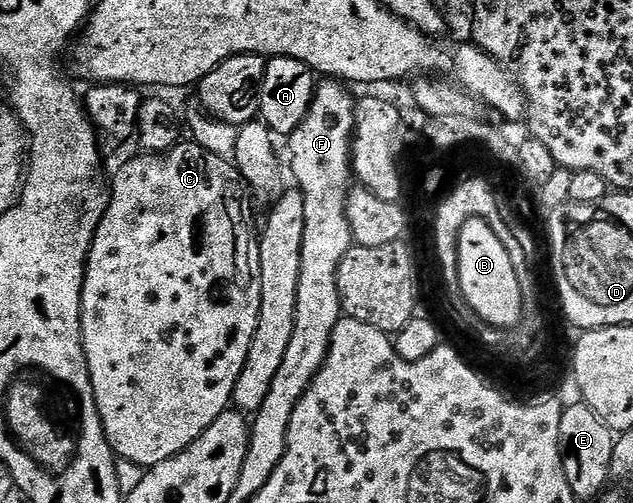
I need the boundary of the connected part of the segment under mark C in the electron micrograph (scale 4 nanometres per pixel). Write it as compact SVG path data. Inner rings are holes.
M180 143L168 149L165 153L148 152L147 157L135 157L132 161L127 161L119 169L119 174L113 177L113 188L111 189L111 202L101 219L101 223L95 232L95 238L91 244L91 250L87 256L87 274L83 277L83 350L85 359L89 367L89 379L93 383L93 395L97 403L97 411L101 415L103 430L107 436L107 441L111 445L111 450L116 458L131 460L135 464L144 467L159 465L162 461L168 461L170 457L176 457L182 449L188 449L197 438L200 437L211 425L218 422L221 414L228 412L235 396L237 379L245 367L245 359L249 355L249 347L253 343L253 335L257 331L257 323L261 315L261 263L259 262L259 237L251 230L251 221L247 218L247 193L243 176L234 164L227 157L213 155L213 151L206 150L205 147L196 143Z

